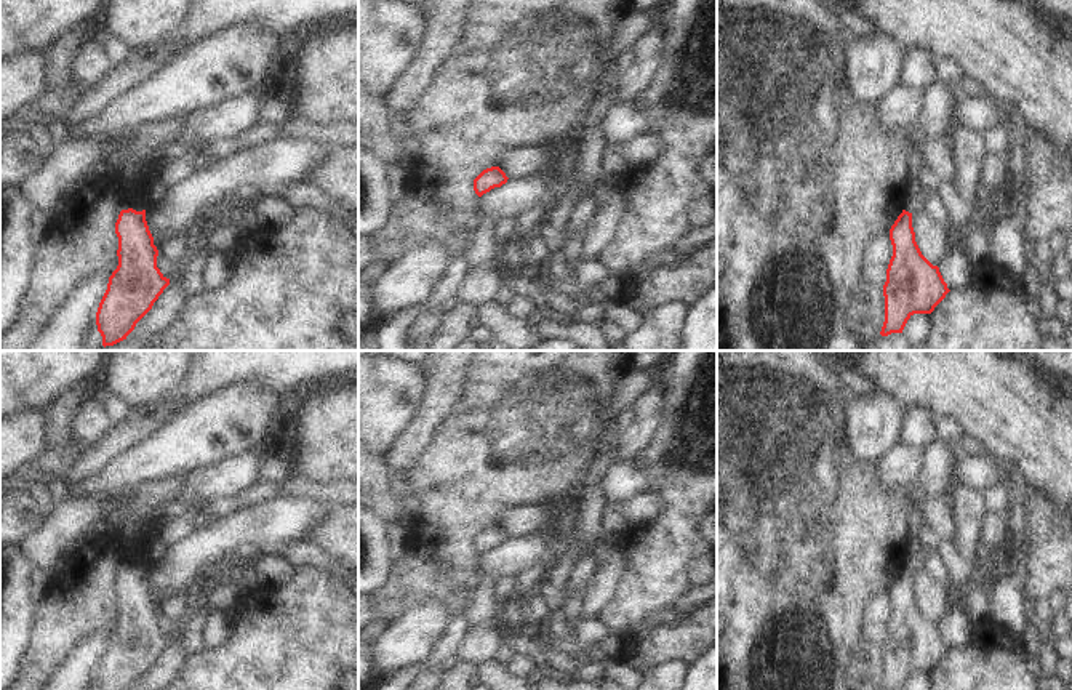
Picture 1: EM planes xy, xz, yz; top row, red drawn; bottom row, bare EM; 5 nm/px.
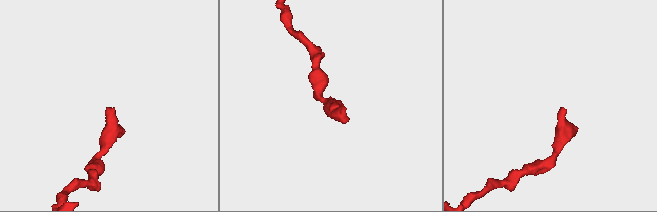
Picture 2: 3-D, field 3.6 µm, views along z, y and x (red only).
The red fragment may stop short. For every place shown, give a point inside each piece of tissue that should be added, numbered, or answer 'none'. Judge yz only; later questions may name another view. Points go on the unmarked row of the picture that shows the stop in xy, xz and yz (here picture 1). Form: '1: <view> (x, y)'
1: yz (911, 564)

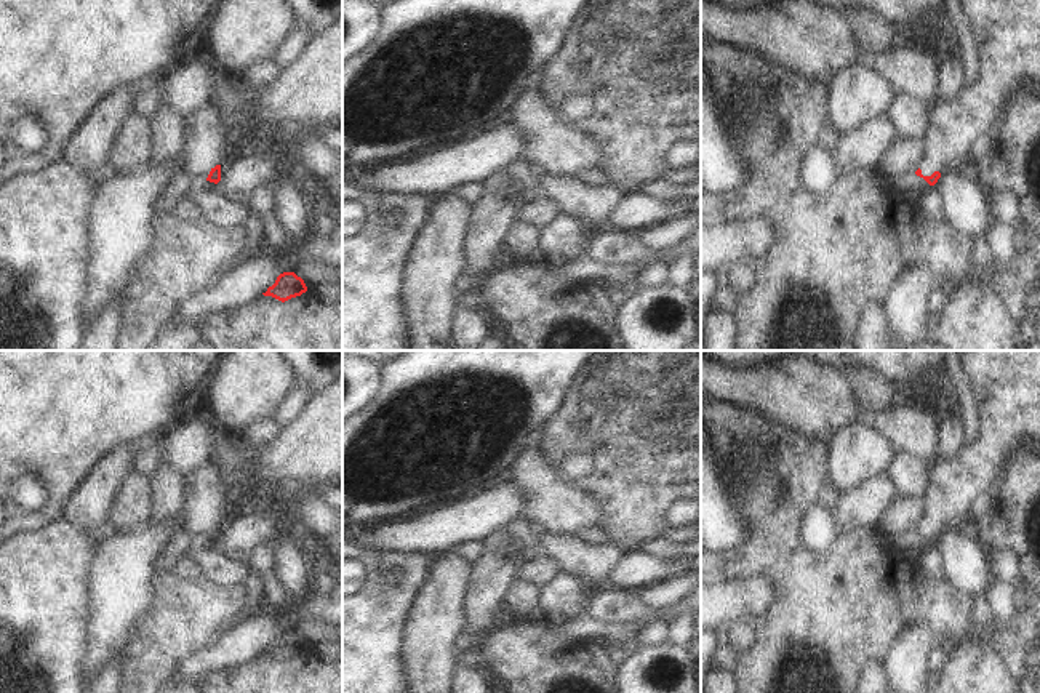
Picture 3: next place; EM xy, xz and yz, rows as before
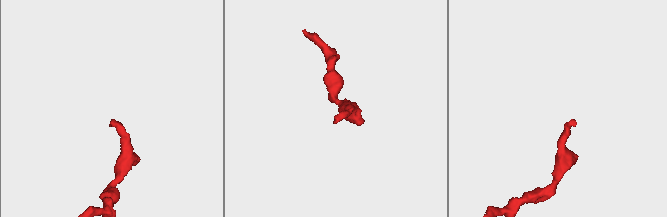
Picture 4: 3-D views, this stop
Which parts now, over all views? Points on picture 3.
1: yz (1005, 384)

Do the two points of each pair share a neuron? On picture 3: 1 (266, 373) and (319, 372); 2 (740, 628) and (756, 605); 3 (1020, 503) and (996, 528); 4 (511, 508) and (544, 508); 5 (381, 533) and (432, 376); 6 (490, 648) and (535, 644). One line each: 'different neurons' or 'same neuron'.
1: different neurons
2: different neurons
3: same neuron
4: different neurons
5: different neurons
6: same neuron

